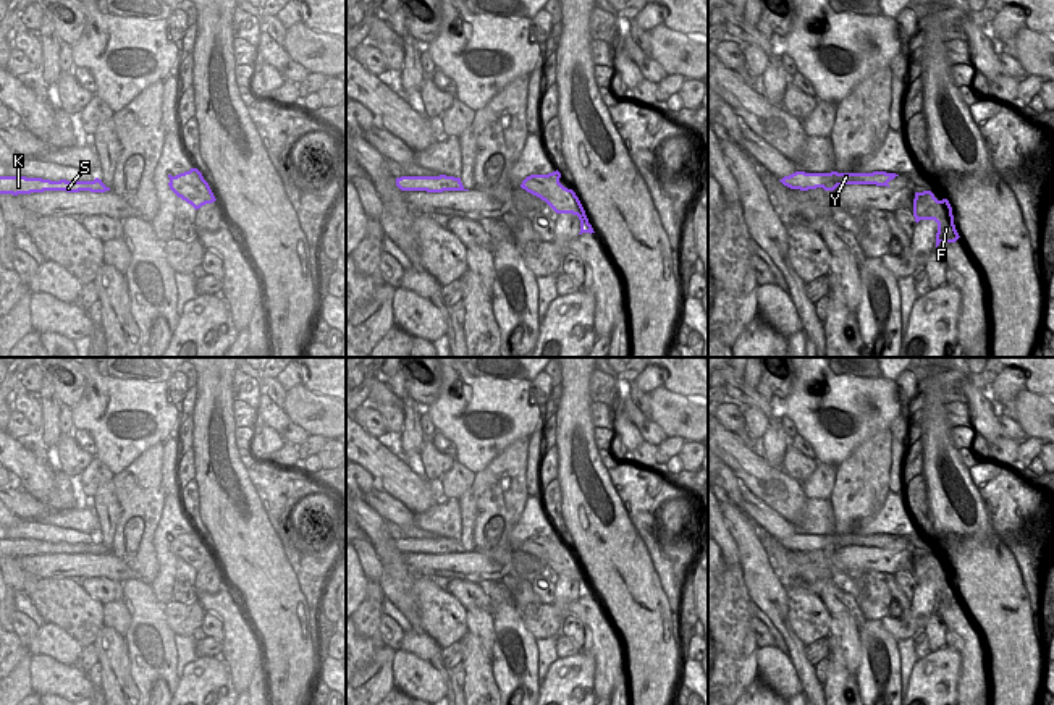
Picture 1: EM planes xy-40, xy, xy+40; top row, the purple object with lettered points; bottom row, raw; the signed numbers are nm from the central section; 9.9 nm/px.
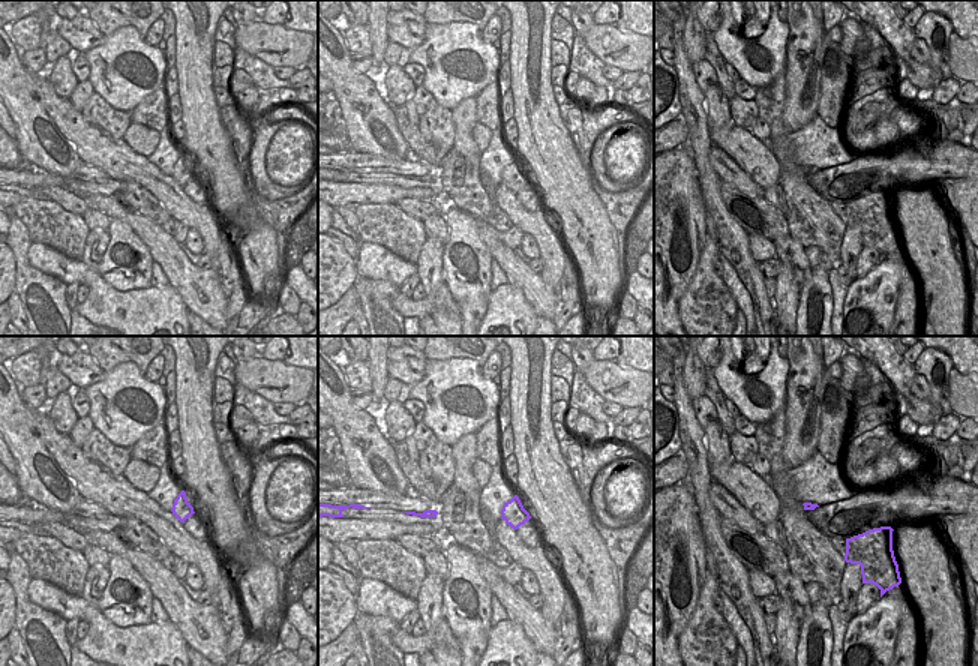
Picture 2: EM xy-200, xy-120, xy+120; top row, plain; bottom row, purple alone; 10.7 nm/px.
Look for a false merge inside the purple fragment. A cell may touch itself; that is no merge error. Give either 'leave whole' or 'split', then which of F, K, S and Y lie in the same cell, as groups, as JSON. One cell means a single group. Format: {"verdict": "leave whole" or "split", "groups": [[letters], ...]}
{"verdict": "leave whole", "groups": [["F", "K", "S", "Y"]]}

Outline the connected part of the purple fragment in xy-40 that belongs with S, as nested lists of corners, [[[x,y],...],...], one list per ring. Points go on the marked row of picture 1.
[[[0,176],[0,194],[31,194],[44,191],[66,191],[66,192],[105,192],[110,191],[102,179],[95,178],[94,181],[50,181],[42,178],[26,178],[26,176]]]

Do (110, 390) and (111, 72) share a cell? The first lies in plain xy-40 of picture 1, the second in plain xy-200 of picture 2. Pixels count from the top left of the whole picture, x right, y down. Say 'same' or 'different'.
same

